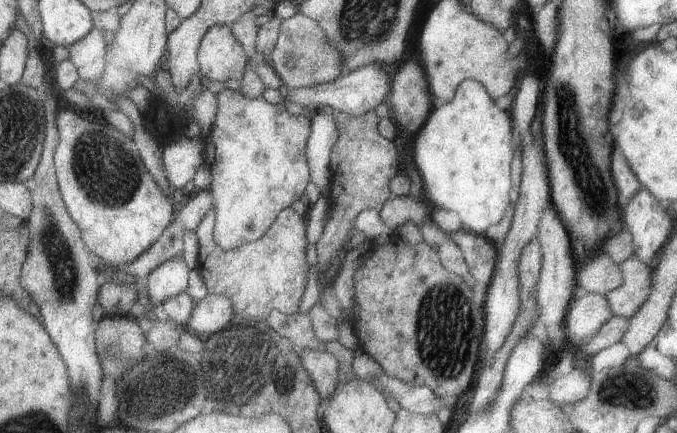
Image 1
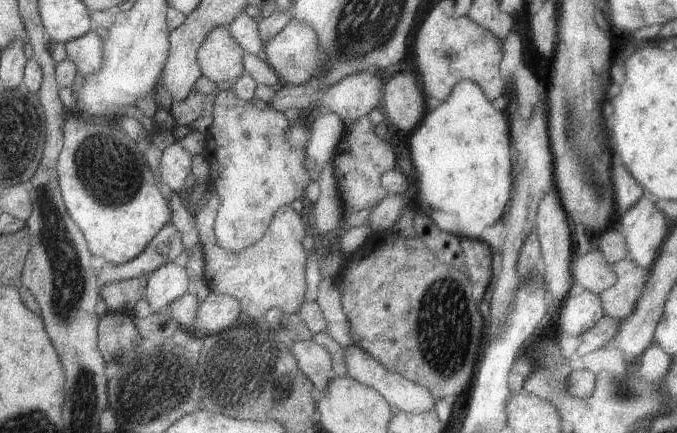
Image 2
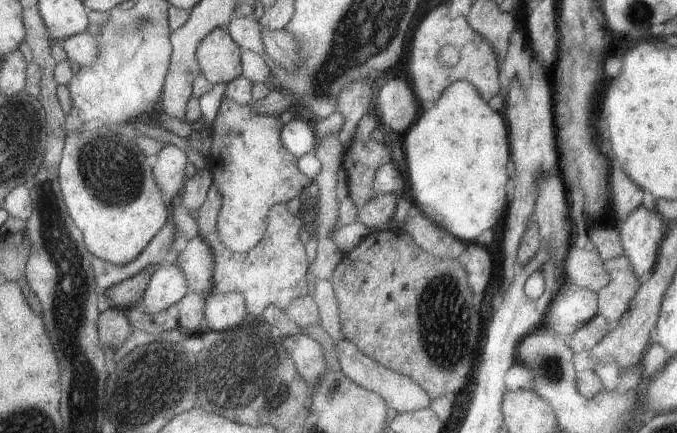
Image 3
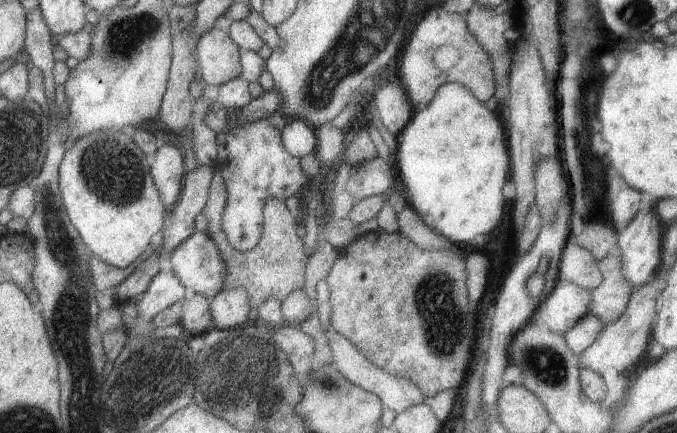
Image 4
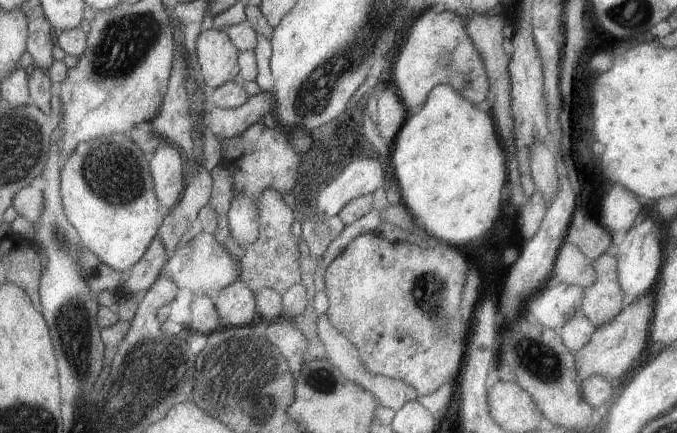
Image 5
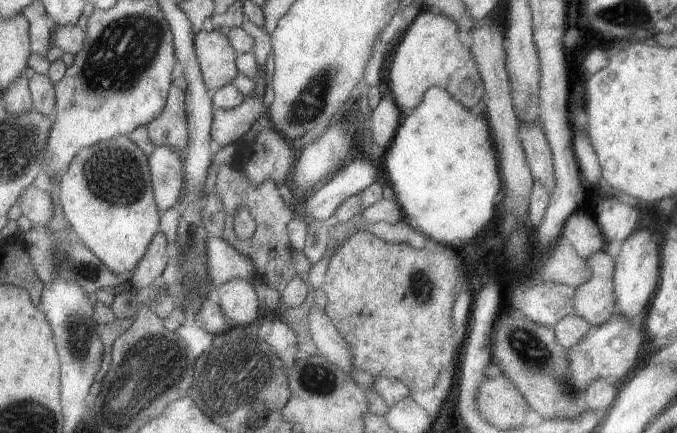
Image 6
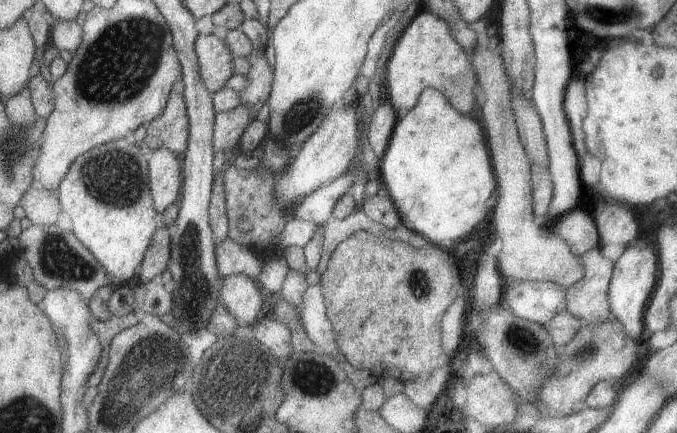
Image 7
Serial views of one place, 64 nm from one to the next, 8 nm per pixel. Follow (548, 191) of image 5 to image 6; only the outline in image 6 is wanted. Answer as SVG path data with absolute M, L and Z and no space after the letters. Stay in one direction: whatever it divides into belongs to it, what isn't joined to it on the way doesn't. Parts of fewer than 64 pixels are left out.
M519 122L519 138L525 150L525 158L531 170L533 180L539 180L545 184L549 192L553 192L555 186L555 174L553 174L553 158L551 158L551 148L549 142L543 134L543 128L539 122L533 124L523 124Z

